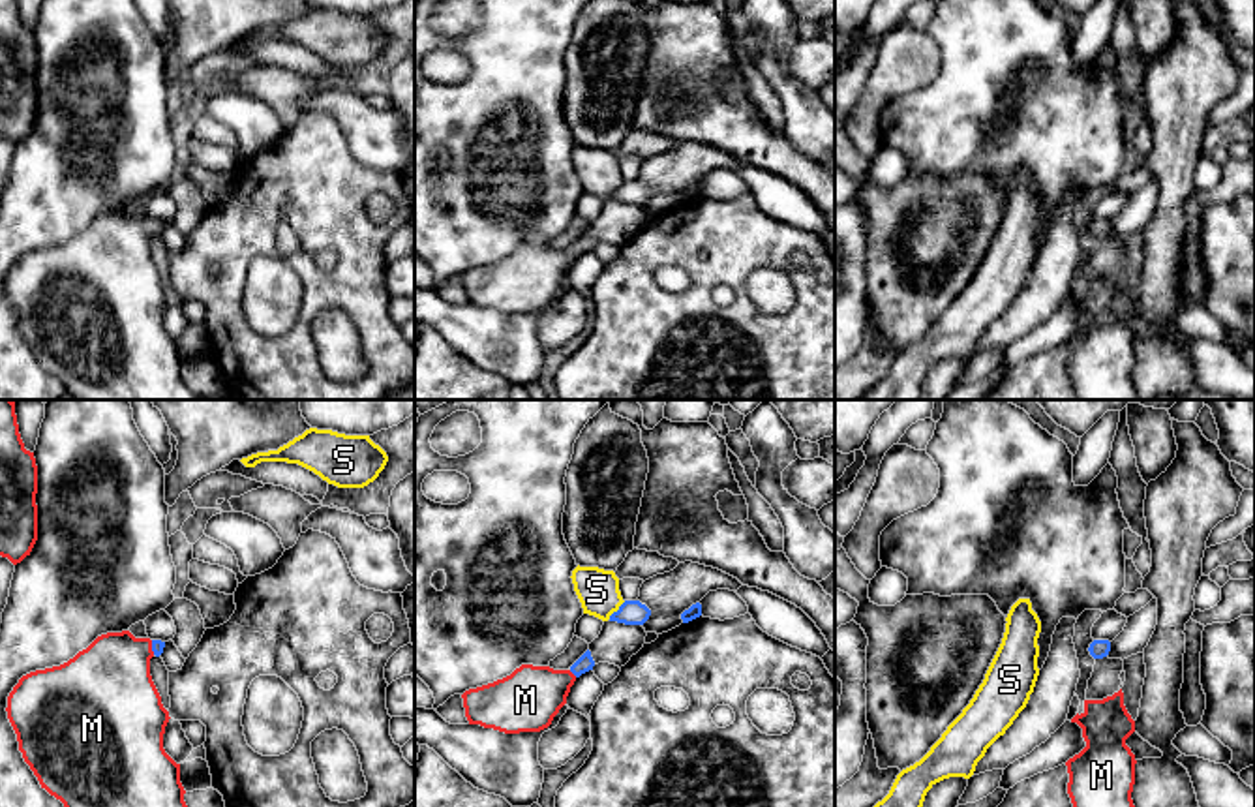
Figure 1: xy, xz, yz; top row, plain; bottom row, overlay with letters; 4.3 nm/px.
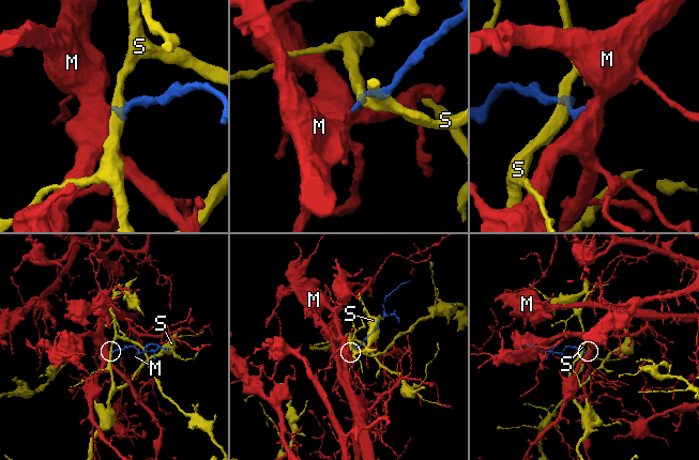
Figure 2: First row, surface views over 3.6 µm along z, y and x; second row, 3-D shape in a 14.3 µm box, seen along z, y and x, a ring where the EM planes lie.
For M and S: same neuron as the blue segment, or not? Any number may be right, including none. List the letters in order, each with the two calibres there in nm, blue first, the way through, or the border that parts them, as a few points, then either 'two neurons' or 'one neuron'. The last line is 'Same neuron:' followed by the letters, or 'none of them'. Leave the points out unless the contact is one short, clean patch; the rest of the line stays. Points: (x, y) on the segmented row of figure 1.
M: 70/260 nm | across xz (586, 663), (573, 672), (526, 700) | one neuron
S: 110/180 nm | along xz (625, 601), (608, 618) | two neurons
Same neuron: M

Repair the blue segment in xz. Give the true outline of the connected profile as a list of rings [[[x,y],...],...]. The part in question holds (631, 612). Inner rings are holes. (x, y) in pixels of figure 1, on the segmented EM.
[[[625,601],[617,612],[610,616],[610,621],[625,625],[643,625],[651,616],[651,610],[640,601]]]

